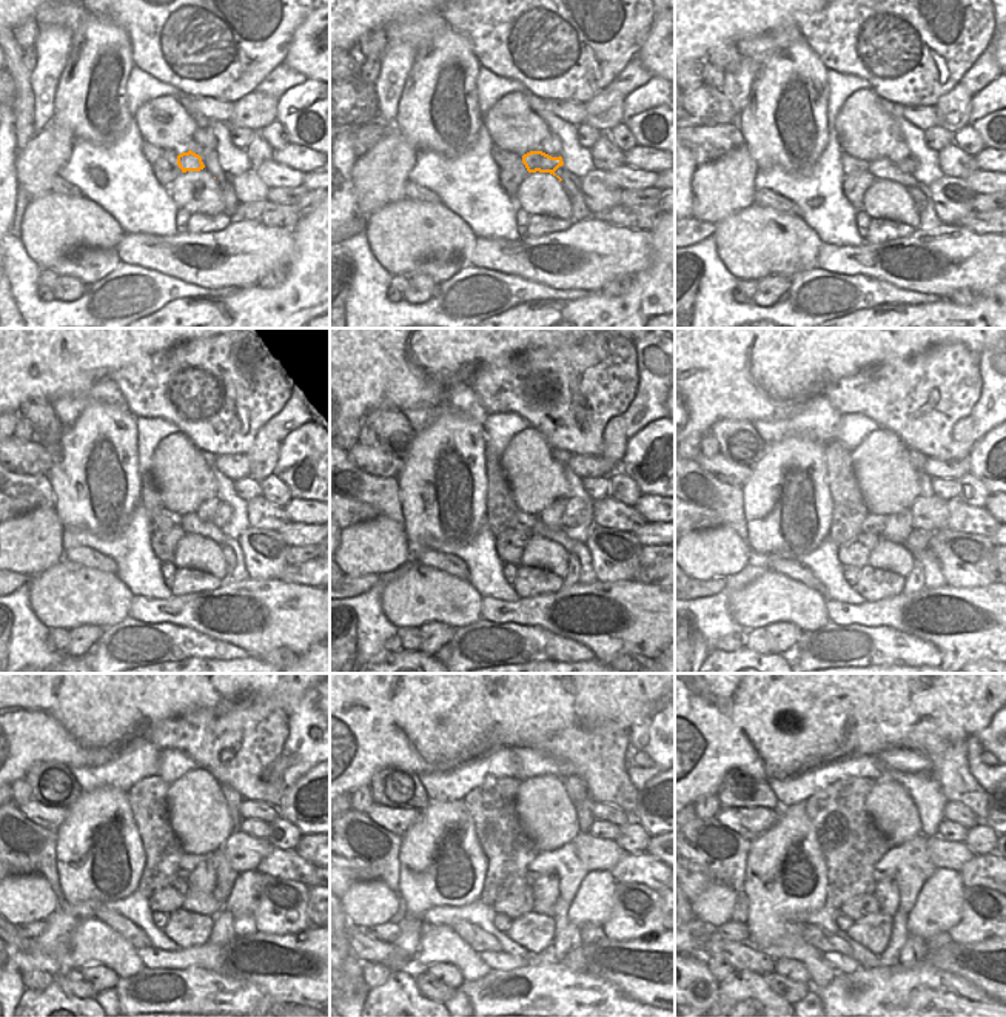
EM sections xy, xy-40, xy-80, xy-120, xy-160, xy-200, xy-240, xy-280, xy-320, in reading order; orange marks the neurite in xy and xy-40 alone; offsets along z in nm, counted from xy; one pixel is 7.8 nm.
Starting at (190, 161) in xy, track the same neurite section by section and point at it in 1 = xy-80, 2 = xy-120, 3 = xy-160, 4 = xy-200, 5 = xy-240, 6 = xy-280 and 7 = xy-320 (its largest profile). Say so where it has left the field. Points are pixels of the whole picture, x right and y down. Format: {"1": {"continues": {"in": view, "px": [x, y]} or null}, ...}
{"1": {"continues": {"in": "xy-80", "px": [903, 171]}}, "2": {"continues": {"in": "xy-120", "px": [222, 515]}}, "3": {"continues": {"in": "xy-160", "px": [576, 510]}}, "4": {"continues": {"in": "xy-200", "px": [931, 513]}}, "5": {"continues": {"in": "xy-240", "px": [244, 852]}}, "6": {"continues": {"in": "xy-280", "px": [595, 852]}}, "7": {"continues": {"in": "xy-320", "px": [943, 854]}}}

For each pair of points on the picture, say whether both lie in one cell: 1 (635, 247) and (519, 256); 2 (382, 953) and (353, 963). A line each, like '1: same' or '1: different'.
1: same
2: different

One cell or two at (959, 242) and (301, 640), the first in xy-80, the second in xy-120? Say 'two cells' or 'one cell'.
one cell

